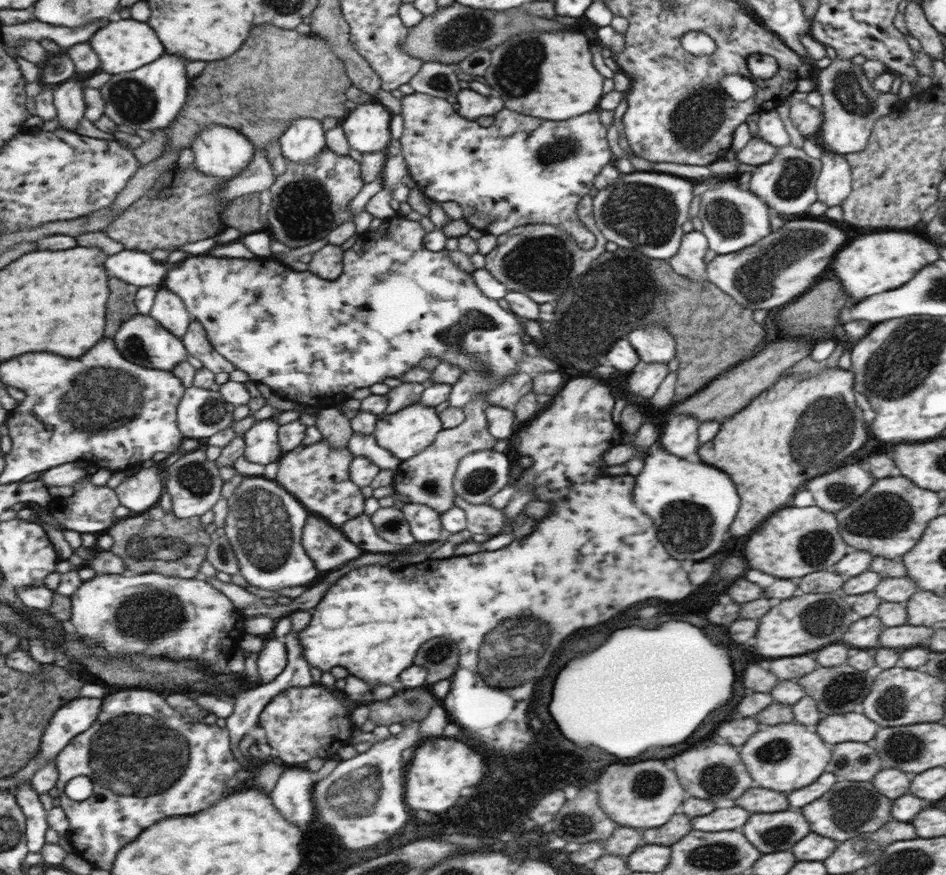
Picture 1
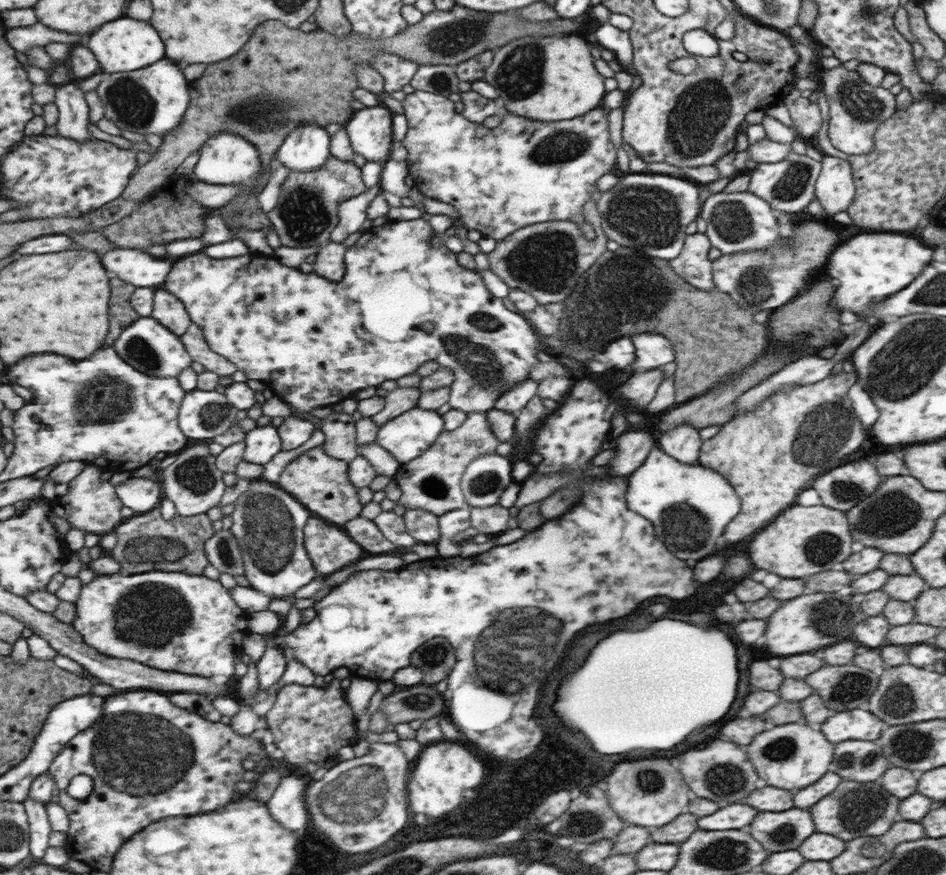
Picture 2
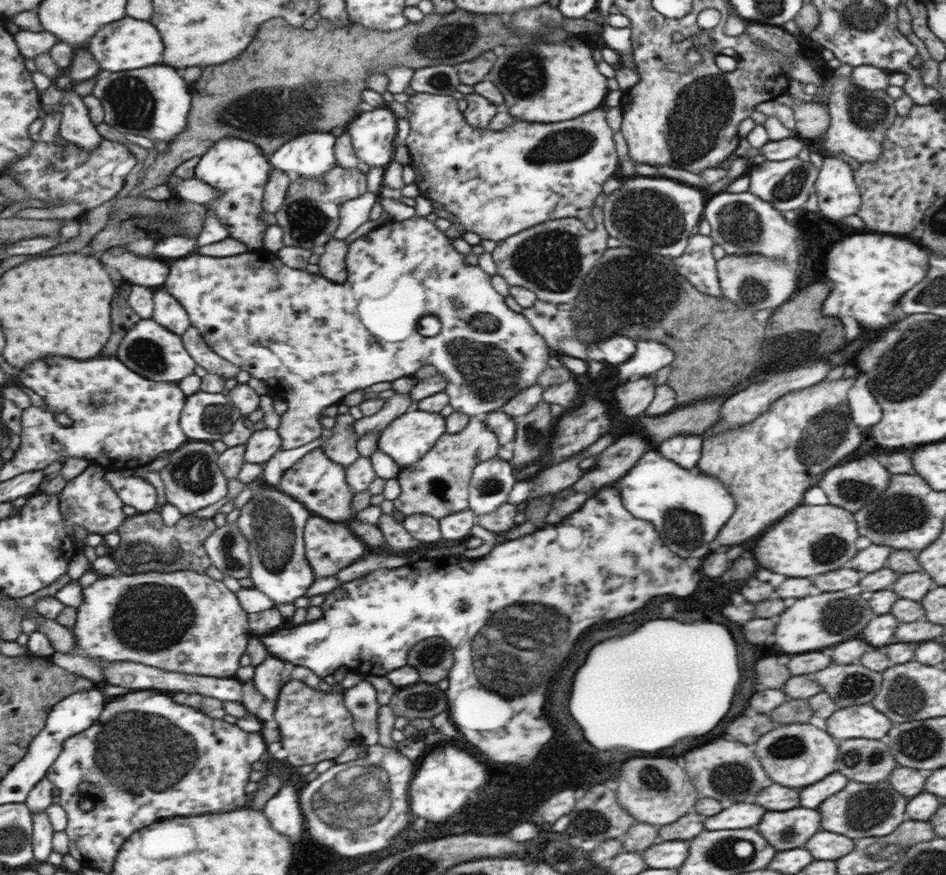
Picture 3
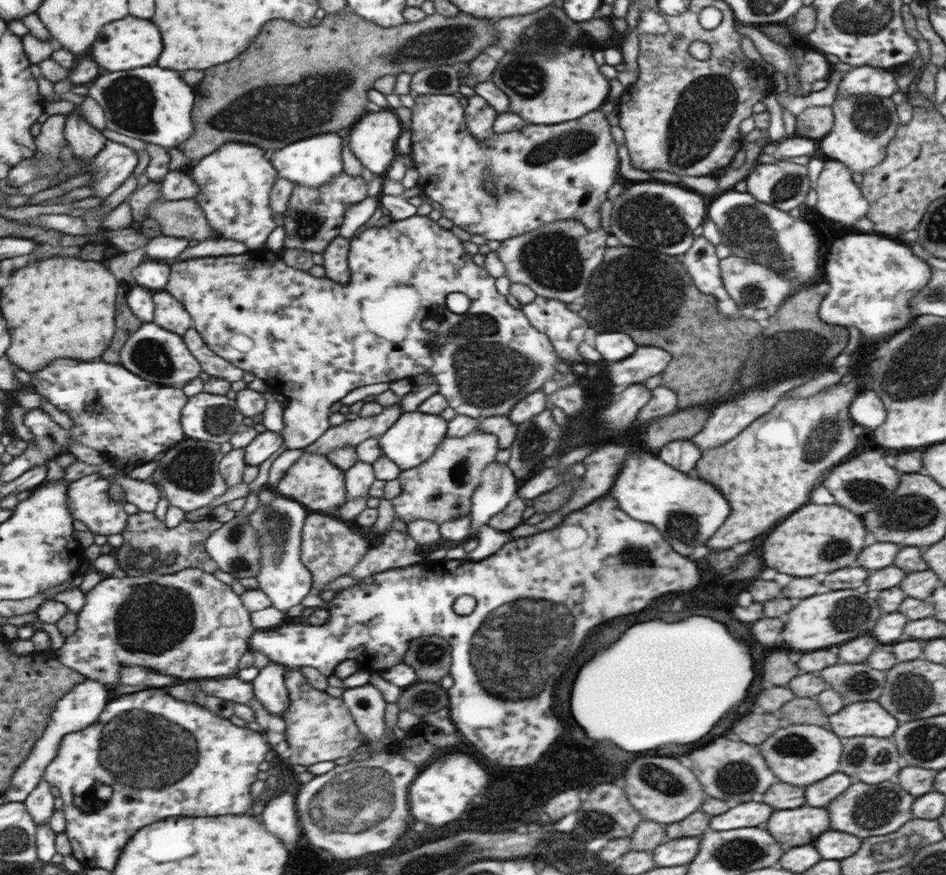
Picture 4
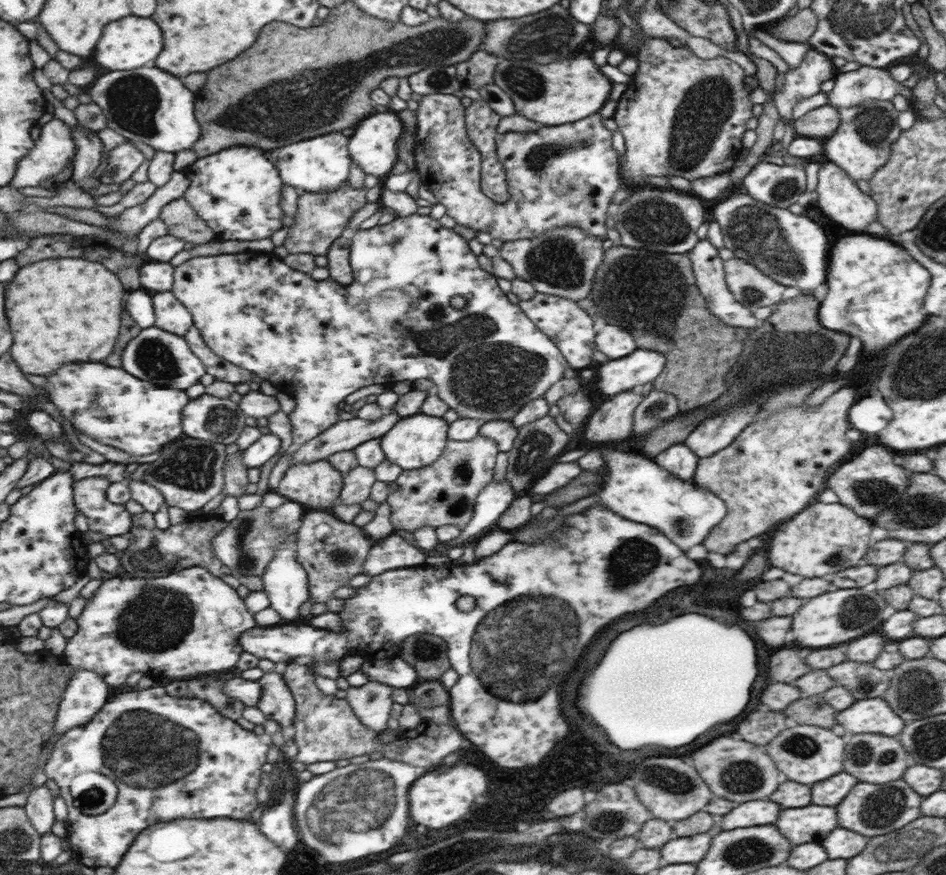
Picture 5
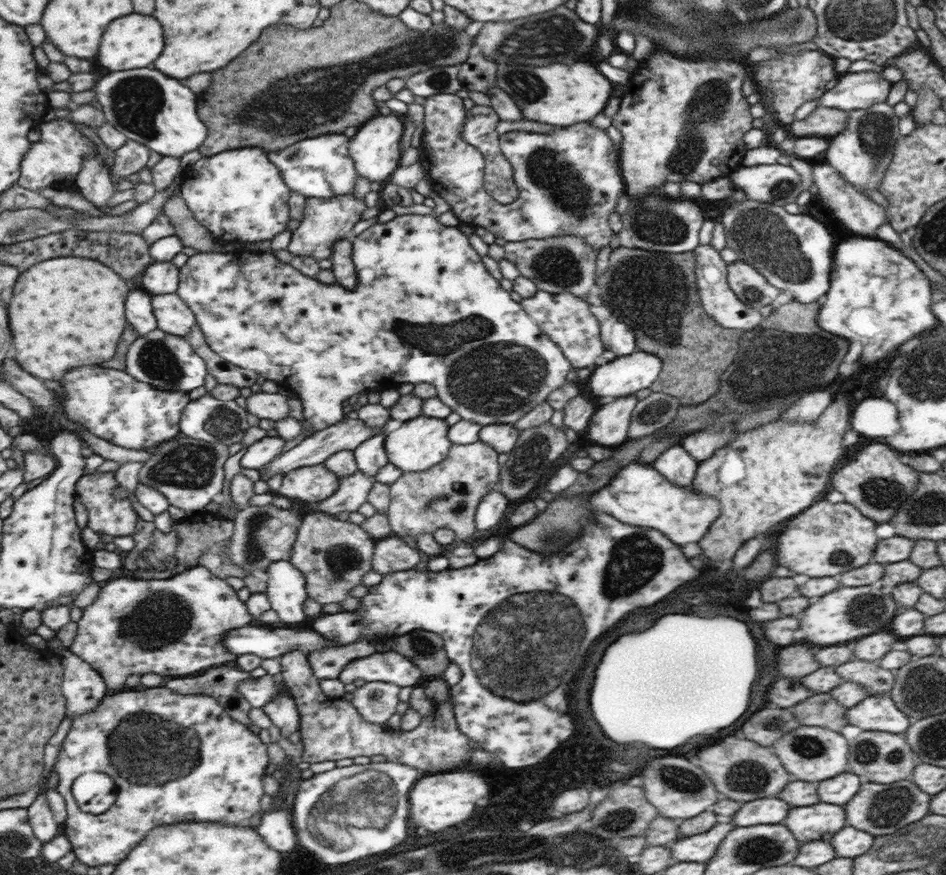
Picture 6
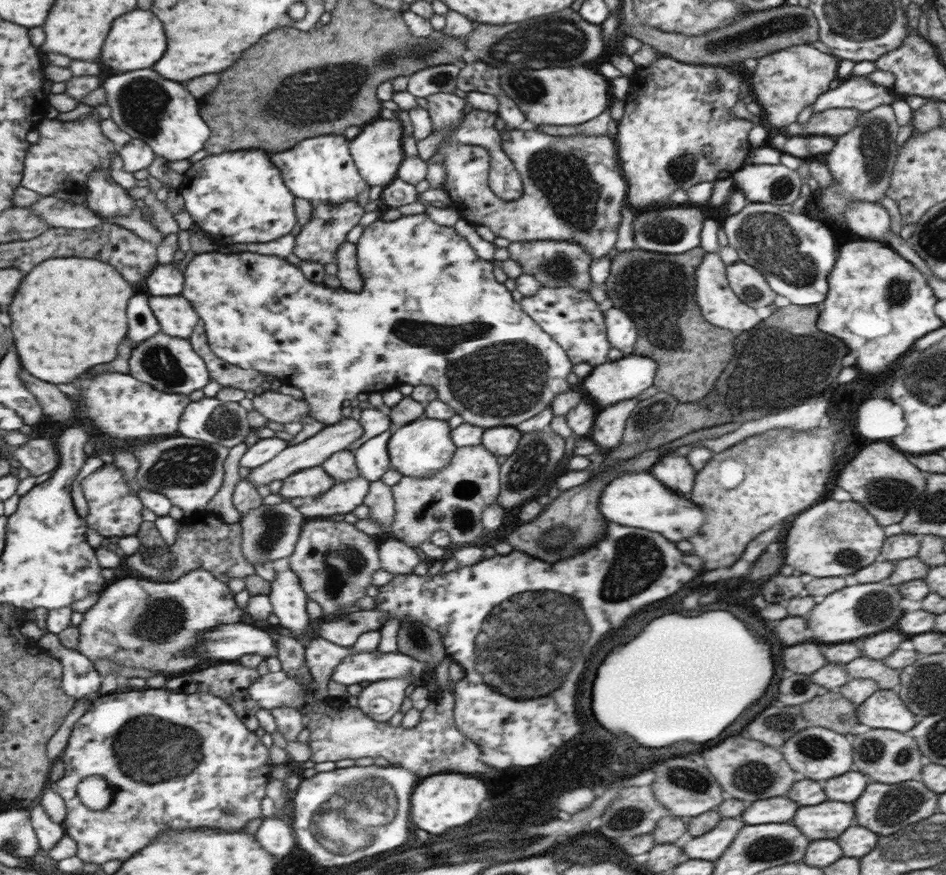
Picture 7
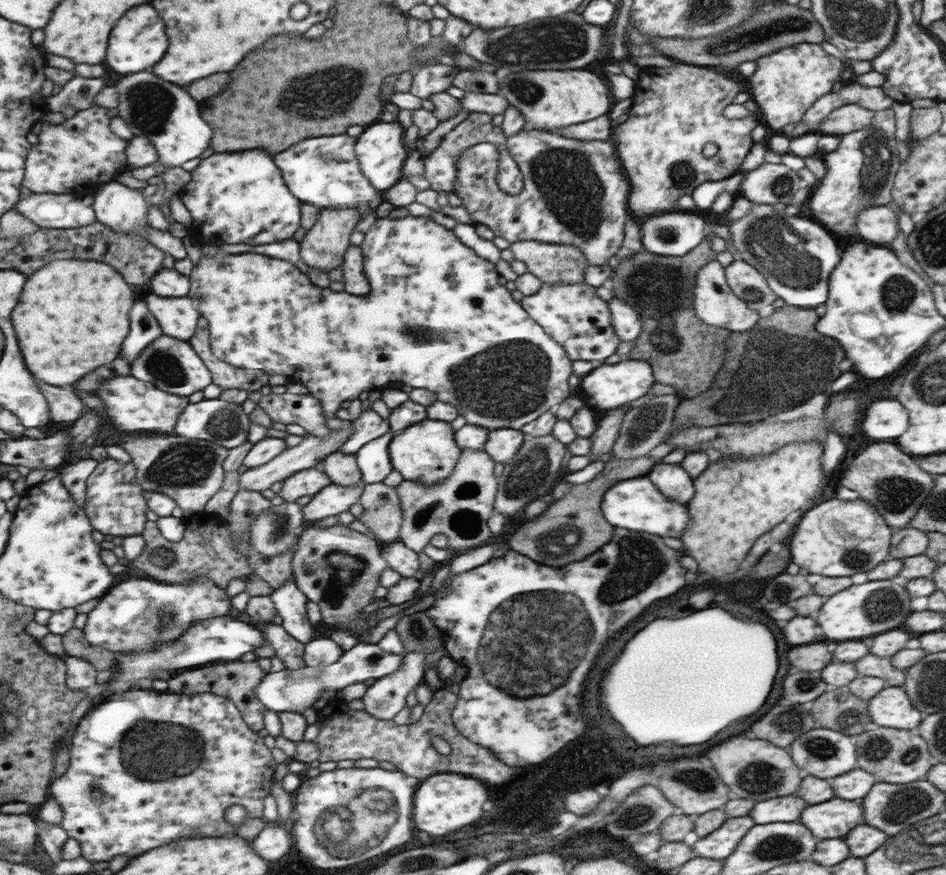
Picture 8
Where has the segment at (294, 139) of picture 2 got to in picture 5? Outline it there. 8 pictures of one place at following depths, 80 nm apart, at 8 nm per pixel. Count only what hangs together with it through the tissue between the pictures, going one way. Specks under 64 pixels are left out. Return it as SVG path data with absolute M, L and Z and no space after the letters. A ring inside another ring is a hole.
M341 131L327 133L269 152L269 159L280 170L285 185L294 186L300 193L327 193L349 183L353 158L350 154L350 137Z

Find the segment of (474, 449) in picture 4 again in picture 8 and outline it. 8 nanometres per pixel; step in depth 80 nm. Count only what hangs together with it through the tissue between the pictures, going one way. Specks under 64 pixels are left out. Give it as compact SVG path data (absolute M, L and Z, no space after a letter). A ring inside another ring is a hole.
M461 449L450 476L432 485L404 479L396 486L403 503L403 528L400 540L417 553L429 544L434 534L447 537L447 548L454 553L463 553L470 548L482 546L492 536L489 519L493 510L493 498L498 491L498 482L493 480L493 459L485 450Z

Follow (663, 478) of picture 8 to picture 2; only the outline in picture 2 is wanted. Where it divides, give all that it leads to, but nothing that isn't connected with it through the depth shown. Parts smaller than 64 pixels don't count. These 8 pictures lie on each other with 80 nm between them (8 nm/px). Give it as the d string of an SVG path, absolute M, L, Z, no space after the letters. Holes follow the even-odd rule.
M680 424L659 435L656 445L671 458L693 465L701 452L702 440L694 426Z

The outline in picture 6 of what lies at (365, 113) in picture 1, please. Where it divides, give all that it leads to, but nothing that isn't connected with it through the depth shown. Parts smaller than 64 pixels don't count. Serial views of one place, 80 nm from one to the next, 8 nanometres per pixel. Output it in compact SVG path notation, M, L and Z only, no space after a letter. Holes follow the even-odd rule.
M379 114L359 127L350 138L350 154L357 166L358 174L378 183L390 178L401 164L401 138L403 122L395 116Z

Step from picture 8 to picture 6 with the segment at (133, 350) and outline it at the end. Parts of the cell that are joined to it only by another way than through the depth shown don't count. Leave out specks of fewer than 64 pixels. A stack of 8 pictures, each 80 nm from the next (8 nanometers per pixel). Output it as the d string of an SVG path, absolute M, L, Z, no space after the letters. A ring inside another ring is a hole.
M146 290L131 292L127 298L127 318L140 336L158 328L158 320L154 313L152 295Z

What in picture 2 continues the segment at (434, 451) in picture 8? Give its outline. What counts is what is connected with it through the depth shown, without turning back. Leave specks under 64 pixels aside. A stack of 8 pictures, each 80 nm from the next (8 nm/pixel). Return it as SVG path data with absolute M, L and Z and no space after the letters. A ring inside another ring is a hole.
M417 406L385 421L376 441L405 464L429 449L443 430L445 424L441 424L439 414Z

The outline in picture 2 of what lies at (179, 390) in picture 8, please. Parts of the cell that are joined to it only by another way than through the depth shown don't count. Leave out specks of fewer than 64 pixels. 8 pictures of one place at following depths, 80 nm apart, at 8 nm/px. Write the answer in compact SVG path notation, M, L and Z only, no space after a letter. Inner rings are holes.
M152 316L141 317L135 321L133 326L129 326L123 332L123 336L119 336L119 342L115 342L115 350L119 350L119 354L123 354L123 358L127 358L127 362L138 367L140 371L165 378L178 378L178 374L181 374L182 370L187 367L191 367L194 361L182 337L163 326L158 319Z

